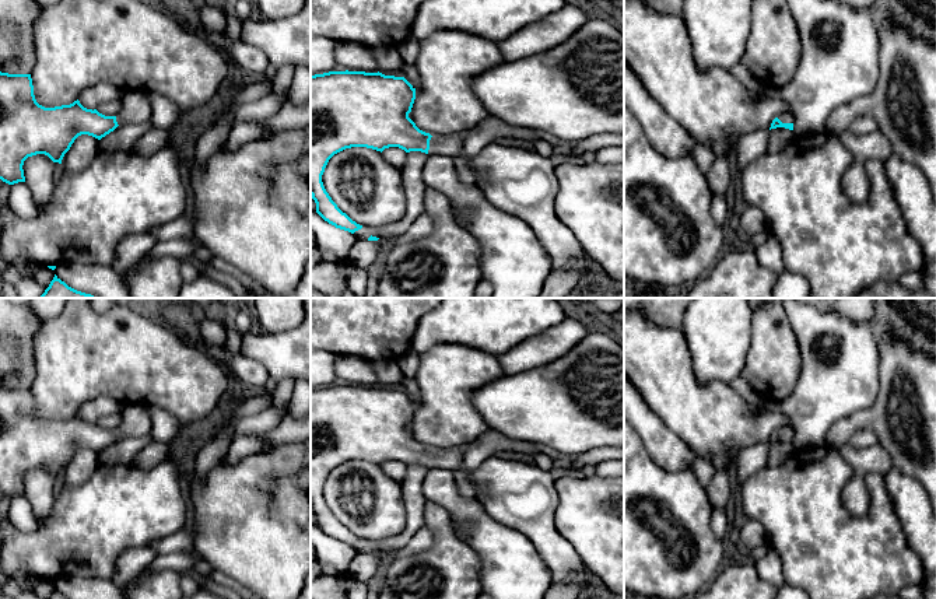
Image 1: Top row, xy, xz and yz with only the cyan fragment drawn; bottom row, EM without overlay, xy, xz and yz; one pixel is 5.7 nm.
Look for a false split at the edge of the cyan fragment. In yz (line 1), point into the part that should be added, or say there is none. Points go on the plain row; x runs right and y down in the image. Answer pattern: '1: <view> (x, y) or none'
1: yz (788, 431)

